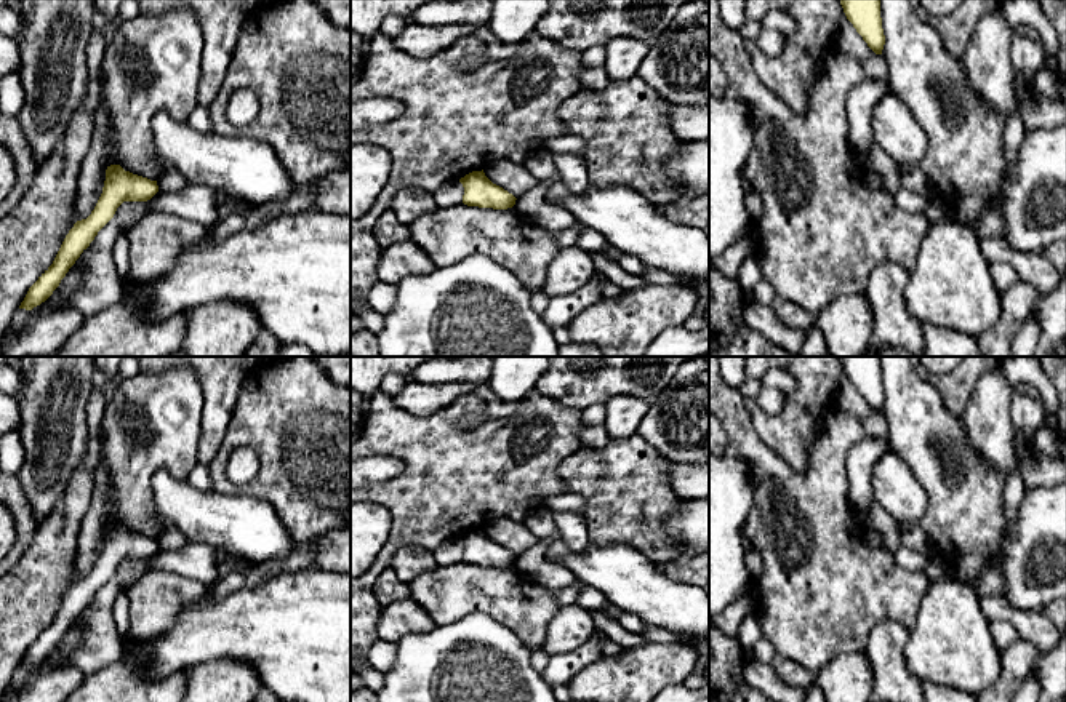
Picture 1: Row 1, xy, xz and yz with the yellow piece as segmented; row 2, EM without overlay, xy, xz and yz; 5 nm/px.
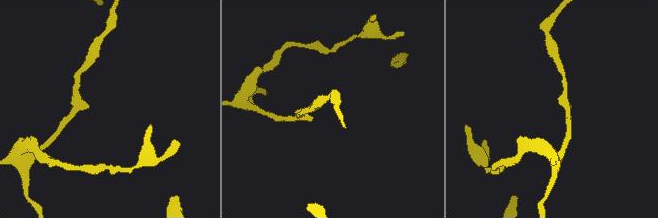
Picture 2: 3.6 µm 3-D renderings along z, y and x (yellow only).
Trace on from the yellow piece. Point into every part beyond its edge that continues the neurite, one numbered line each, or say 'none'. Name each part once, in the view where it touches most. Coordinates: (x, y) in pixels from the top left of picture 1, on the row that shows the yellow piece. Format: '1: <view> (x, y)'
none

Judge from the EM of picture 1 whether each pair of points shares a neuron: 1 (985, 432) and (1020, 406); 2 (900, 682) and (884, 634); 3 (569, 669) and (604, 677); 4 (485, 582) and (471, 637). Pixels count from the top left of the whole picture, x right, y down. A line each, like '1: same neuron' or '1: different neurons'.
1: different neurons
2: same neuron
3: different neurons
4: different neurons

